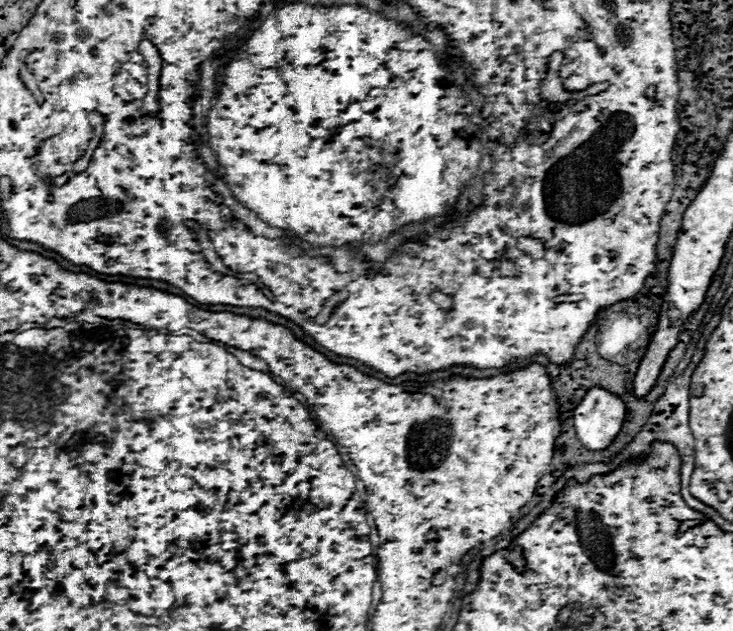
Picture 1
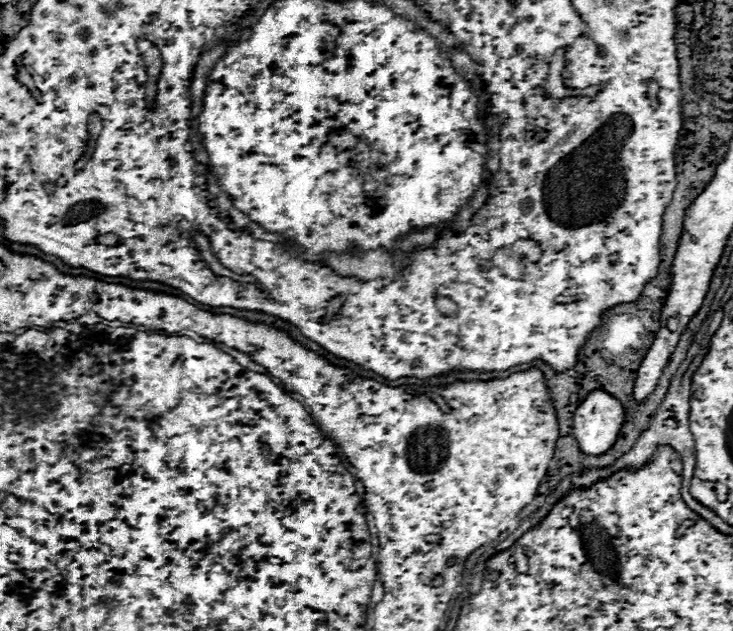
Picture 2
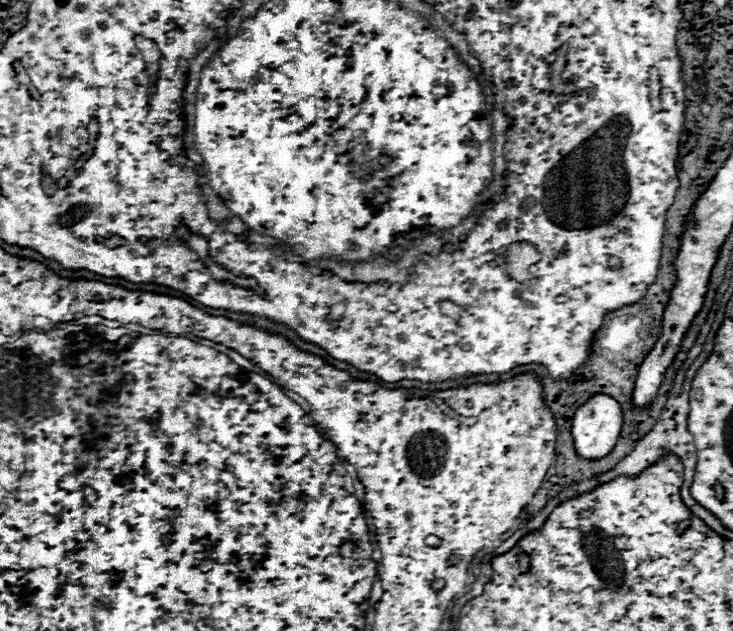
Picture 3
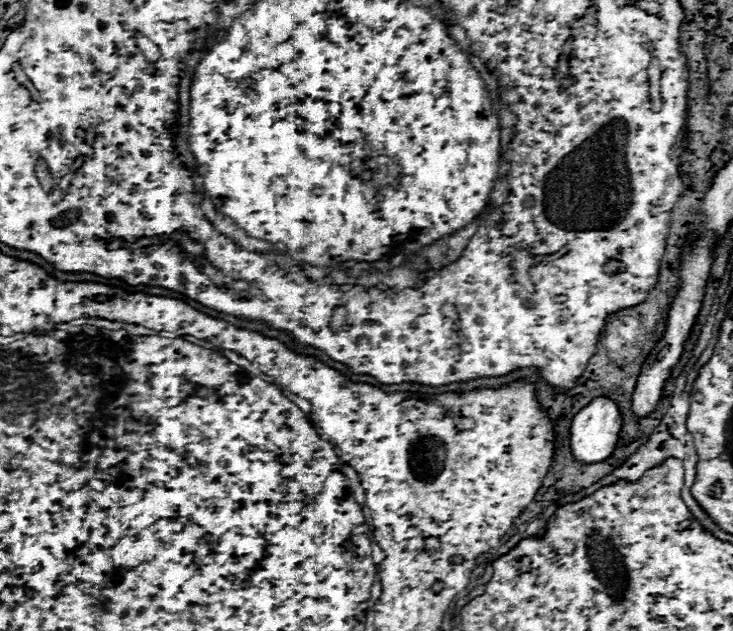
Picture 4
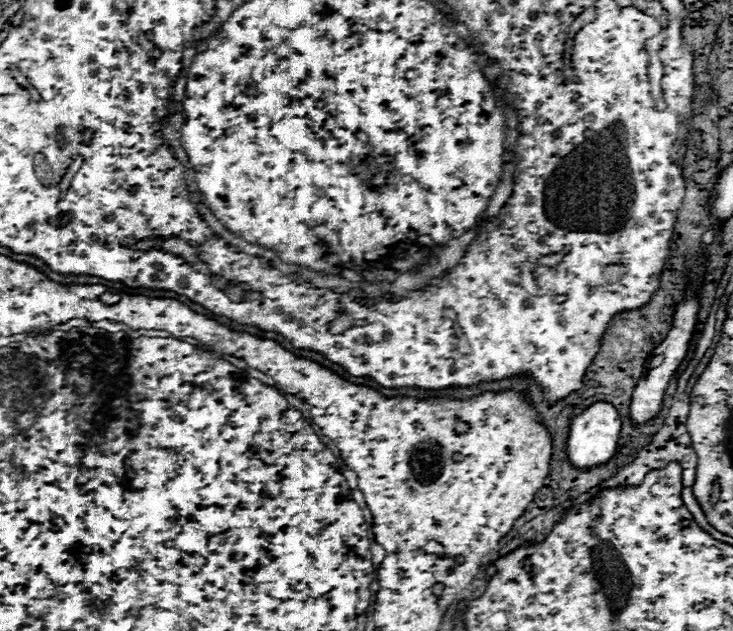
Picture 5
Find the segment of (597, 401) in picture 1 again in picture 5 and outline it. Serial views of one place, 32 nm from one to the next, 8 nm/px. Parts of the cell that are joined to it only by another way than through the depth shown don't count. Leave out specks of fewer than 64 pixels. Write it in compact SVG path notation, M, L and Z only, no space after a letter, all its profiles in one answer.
M606 402L592 404L582 414L578 414L570 426L570 434L566 442L566 454L568 454L570 464L578 470L590 470L596 466L604 466L616 452L618 434L620 434L620 416L614 410L614 406Z

